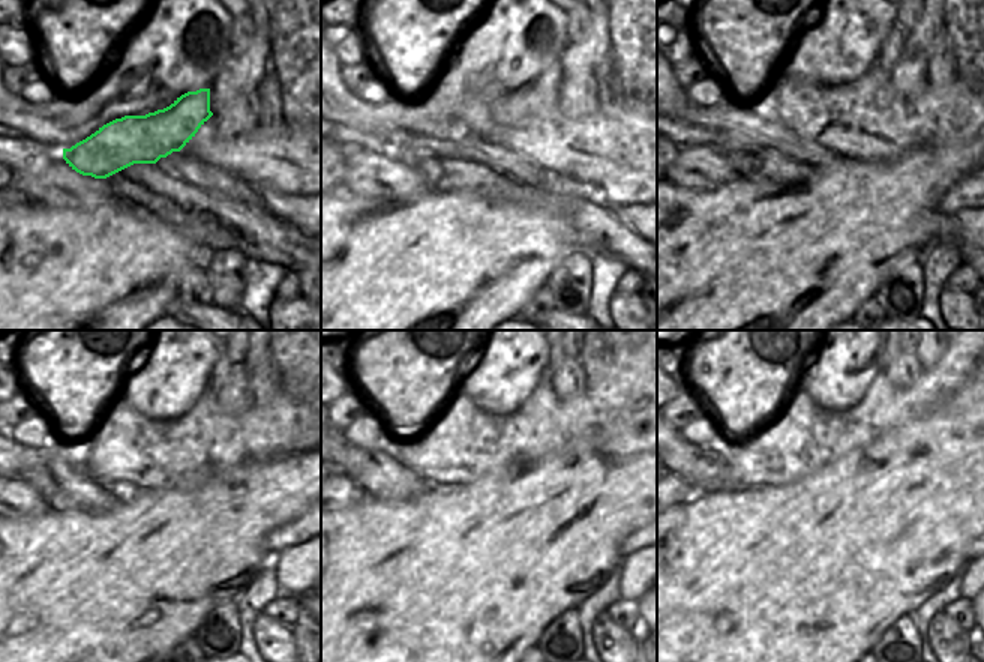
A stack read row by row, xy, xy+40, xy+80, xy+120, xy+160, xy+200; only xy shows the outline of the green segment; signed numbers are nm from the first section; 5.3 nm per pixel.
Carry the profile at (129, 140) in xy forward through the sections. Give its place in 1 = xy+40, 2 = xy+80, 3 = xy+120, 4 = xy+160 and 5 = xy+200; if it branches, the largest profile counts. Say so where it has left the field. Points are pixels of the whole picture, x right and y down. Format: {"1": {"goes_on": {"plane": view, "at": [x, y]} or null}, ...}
{"1": {"goes_on": {"plane": "xy+40", "at": [537, 98]}}, "2": {"goes_on": {"plane": "xy+80", "at": [891, 48]}}, "3": {"goes_on": {"plane": "xy+120", "at": [219, 373]}}, "4": {"goes_on": {"plane": "xy+160", "at": [555, 361]}}, "5": {"goes_on": {"plane": "xy+200", "at": [884, 361]}}}

